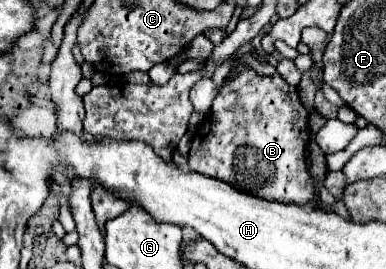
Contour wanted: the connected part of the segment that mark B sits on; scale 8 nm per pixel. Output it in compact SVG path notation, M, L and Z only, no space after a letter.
M242 67L240 73L226 81L216 95L210 117L204 119L200 129L196 129L188 155L188 169L194 173L204 173L206 177L220 179L244 193L262 197L266 201L308 205L314 199L314 185L306 169L306 143L308 143L308 111L298 99L298 89L288 85L278 73L264 77Z

